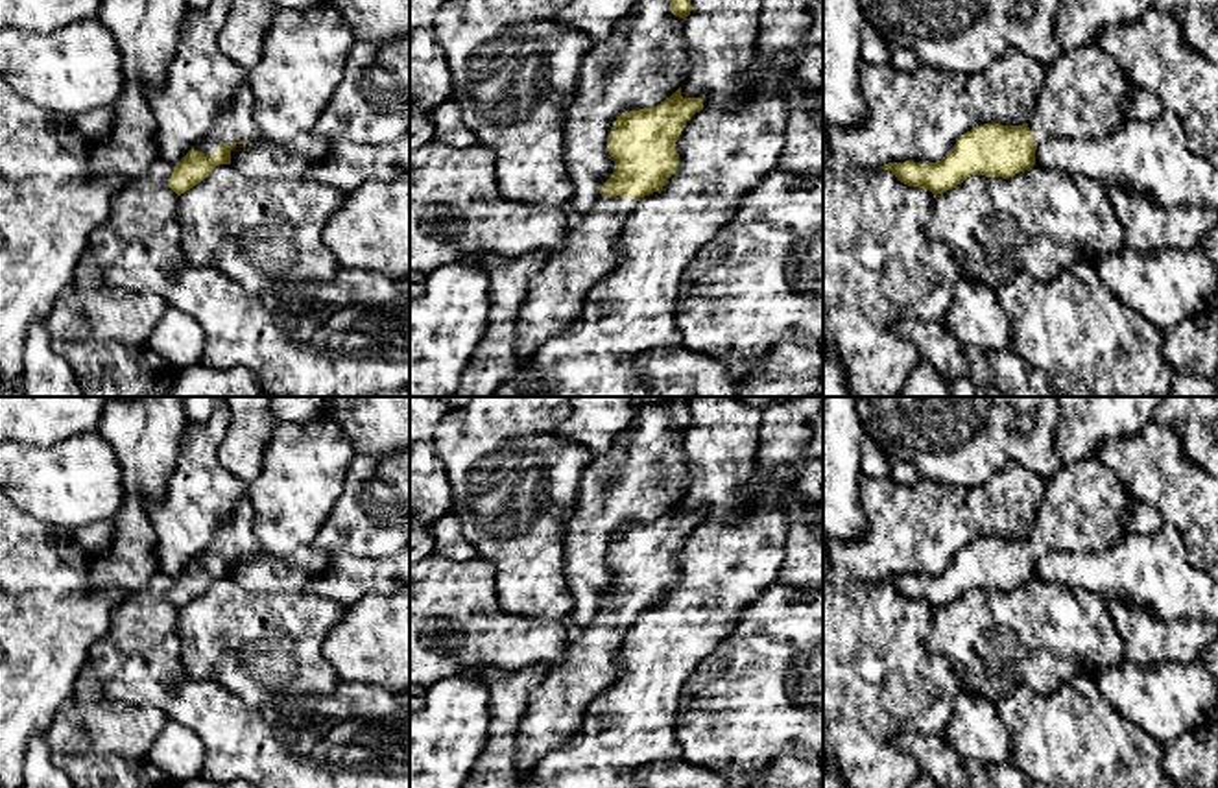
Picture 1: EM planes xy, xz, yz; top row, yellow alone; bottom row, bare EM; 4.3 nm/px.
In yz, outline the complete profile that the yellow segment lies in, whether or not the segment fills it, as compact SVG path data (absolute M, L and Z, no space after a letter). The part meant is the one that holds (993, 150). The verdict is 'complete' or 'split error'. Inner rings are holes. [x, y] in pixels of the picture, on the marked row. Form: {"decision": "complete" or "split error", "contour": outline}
{"decision": "split error", "contour": "M1098 44L1081 46L1065 52L1050 68L1041 94L1035 101L1033 114L1024 125L984 124L976 125L954 144L954 148L937 162L890 162L880 170L891 172L901 183L930 190L934 196L956 188L971 175L987 175L1009 179L1035 164L1037 144L1046 138L1102 138L1126 122L1126 101L1133 85L1120 65Z"}

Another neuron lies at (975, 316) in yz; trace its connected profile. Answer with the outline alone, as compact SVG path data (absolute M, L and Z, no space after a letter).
M969 277L954 284L943 325L963 345L974 345L985 352L1009 349L1011 323L997 292Z

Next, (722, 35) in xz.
M690 0L685 39L690 74L683 98L701 98L703 107L738 107L747 85L742 74L758 50L762 0Z

